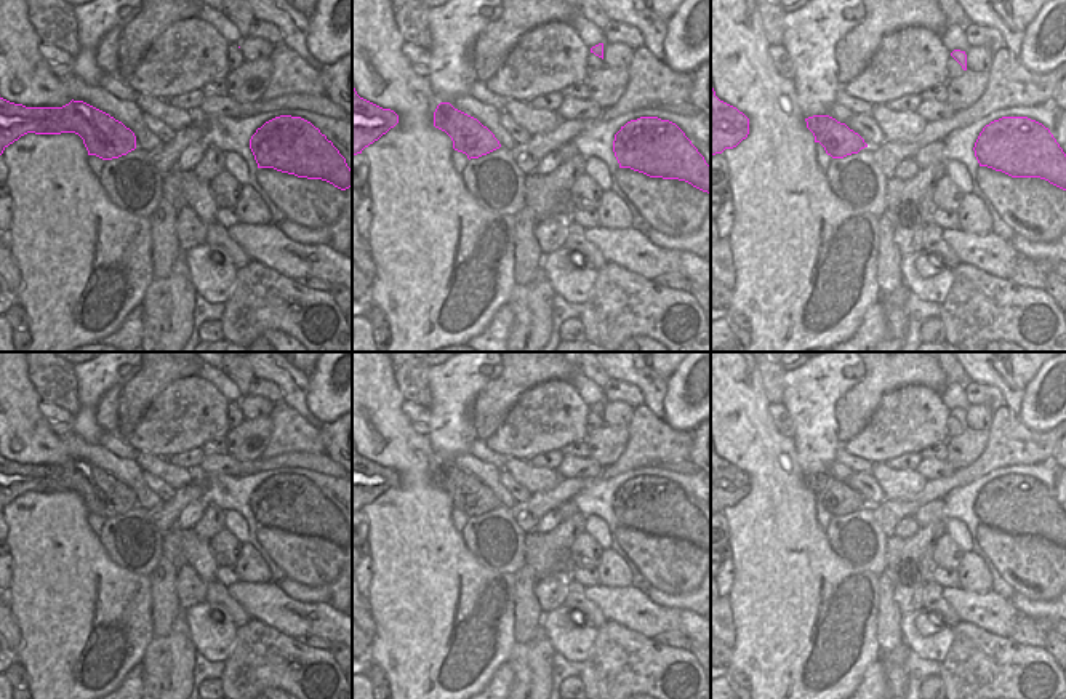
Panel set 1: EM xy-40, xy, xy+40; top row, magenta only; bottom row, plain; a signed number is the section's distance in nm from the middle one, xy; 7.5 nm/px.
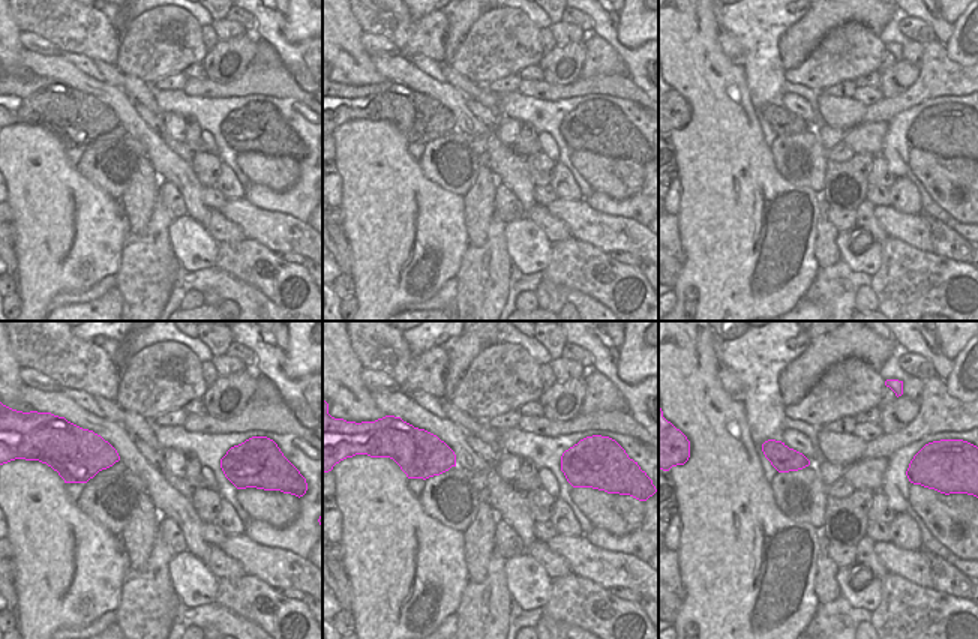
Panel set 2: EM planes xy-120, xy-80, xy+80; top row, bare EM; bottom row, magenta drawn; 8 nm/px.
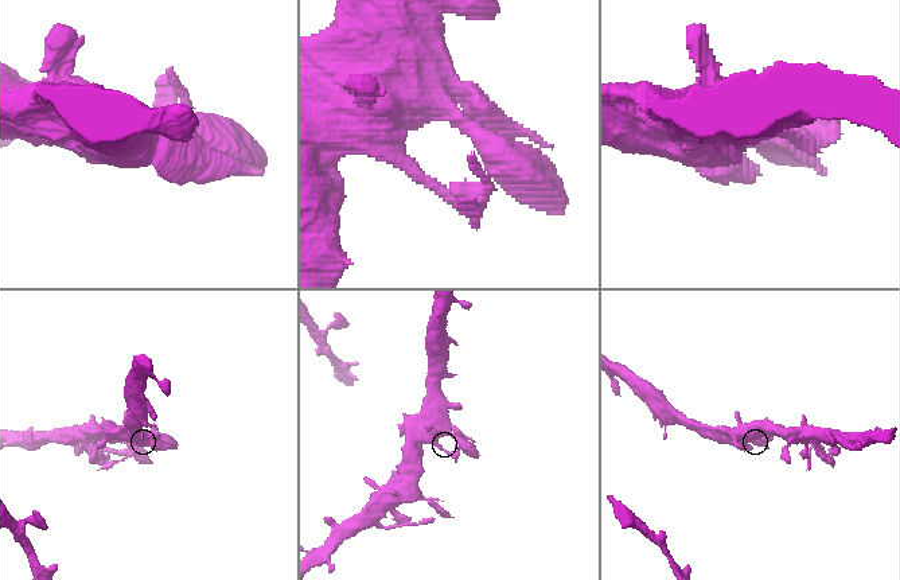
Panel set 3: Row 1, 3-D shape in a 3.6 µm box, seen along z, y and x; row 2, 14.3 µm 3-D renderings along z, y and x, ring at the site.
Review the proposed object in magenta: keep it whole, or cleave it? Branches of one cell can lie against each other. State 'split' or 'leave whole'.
split

